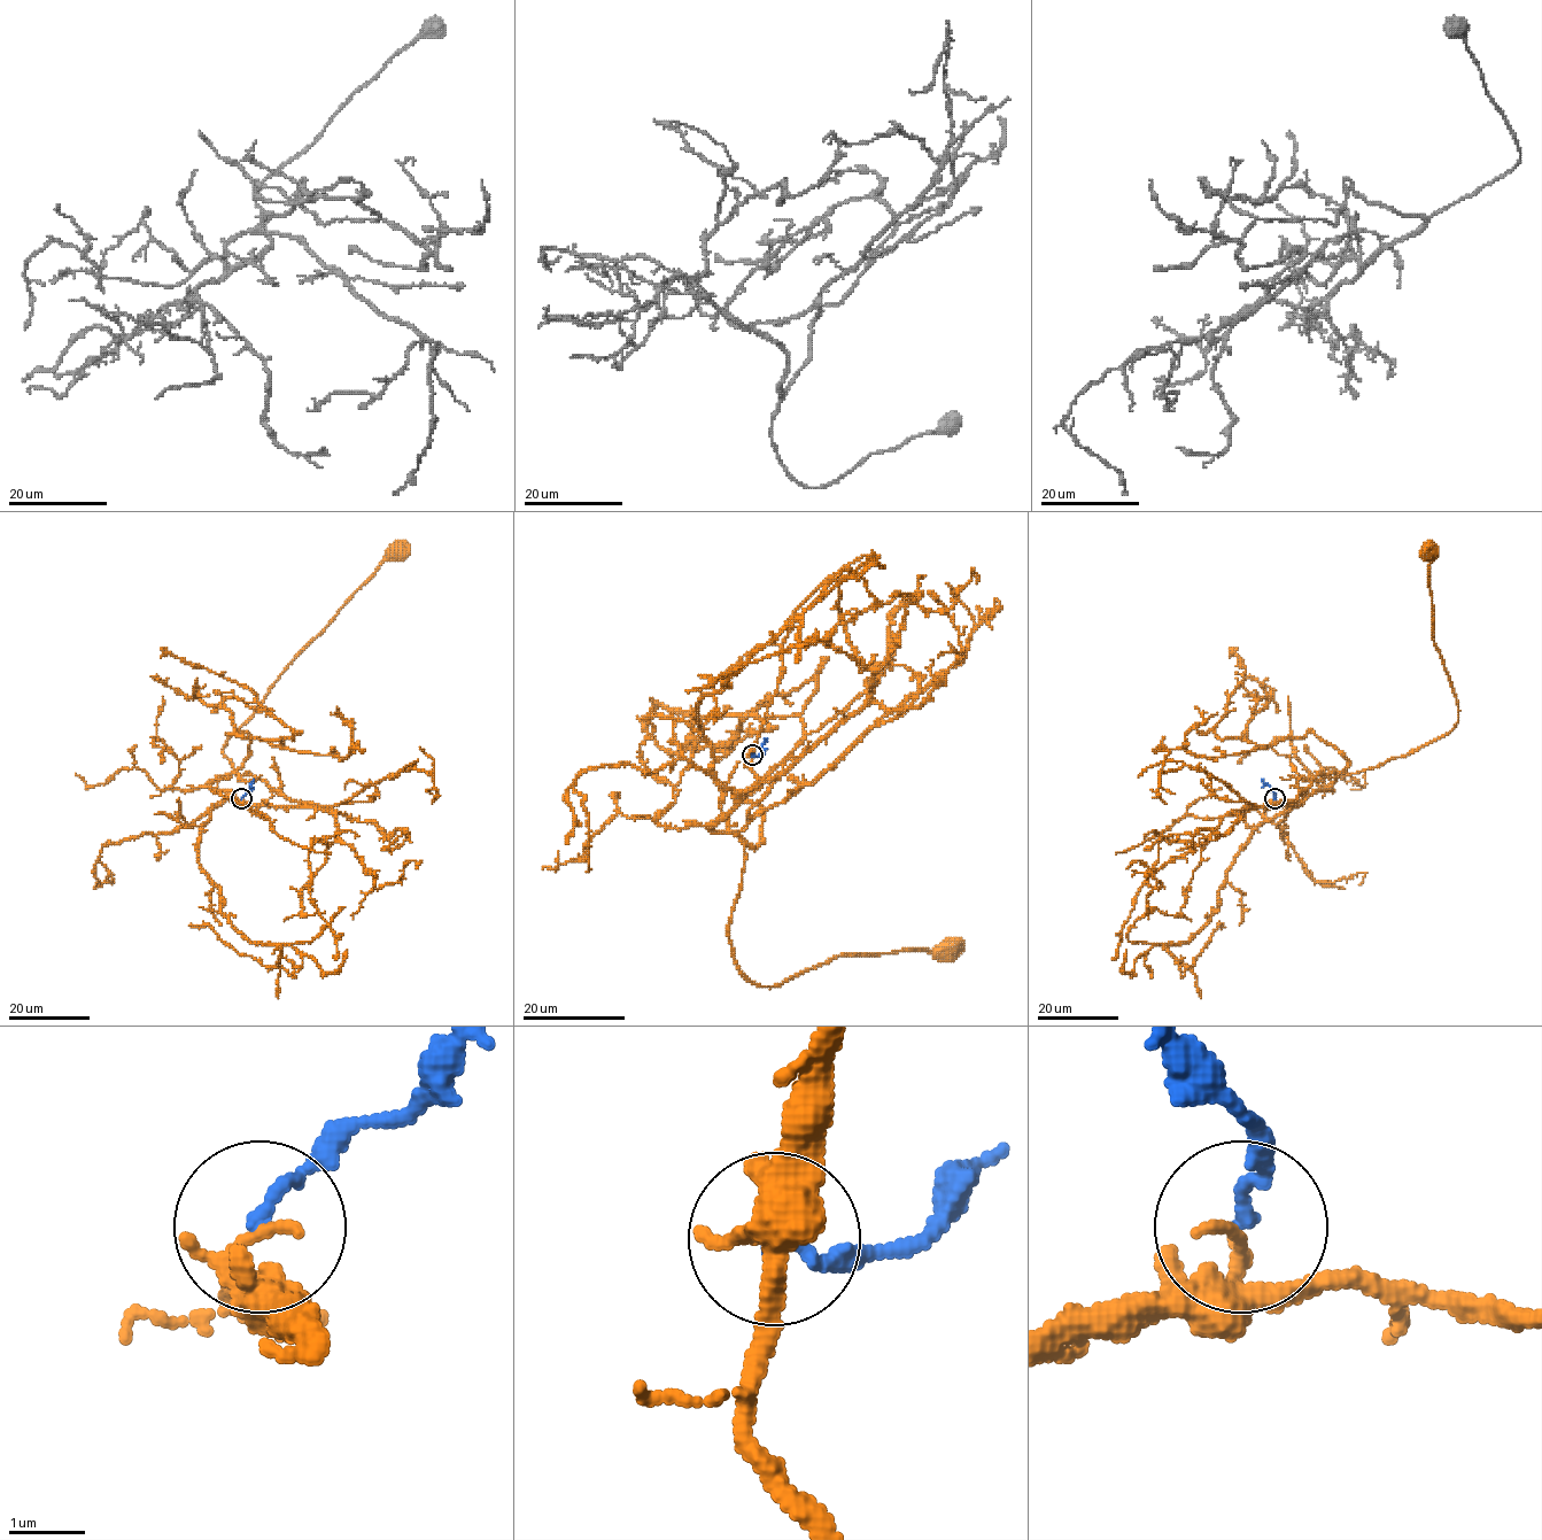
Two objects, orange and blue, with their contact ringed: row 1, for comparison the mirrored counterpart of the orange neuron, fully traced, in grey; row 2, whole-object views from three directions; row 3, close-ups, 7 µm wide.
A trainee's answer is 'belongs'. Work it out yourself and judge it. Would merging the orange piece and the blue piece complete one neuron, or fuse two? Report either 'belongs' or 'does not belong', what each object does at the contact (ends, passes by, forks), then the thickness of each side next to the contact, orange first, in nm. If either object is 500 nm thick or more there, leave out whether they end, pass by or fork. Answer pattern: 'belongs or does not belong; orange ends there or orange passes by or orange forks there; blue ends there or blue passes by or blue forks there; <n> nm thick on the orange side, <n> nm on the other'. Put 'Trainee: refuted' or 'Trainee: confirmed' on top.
Trainee: refuted
does not belong; orange ends there; blue ends there; 200 nm thick on the orange side, 170 nm on the other

